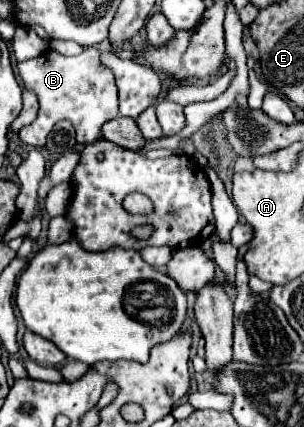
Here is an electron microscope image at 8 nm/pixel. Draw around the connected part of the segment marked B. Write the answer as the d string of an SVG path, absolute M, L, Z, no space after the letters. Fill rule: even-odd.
M87 48L79 56L61 56L55 50L47 50L37 58L21 62L17 68L21 70L25 88L33 90L41 104L35 122L19 130L21 142L29 146L45 146L47 134L59 120L69 120L73 124L79 144L95 142L101 138L101 126L119 114L115 76L109 68L103 68L99 62L99 50L95 48Z

